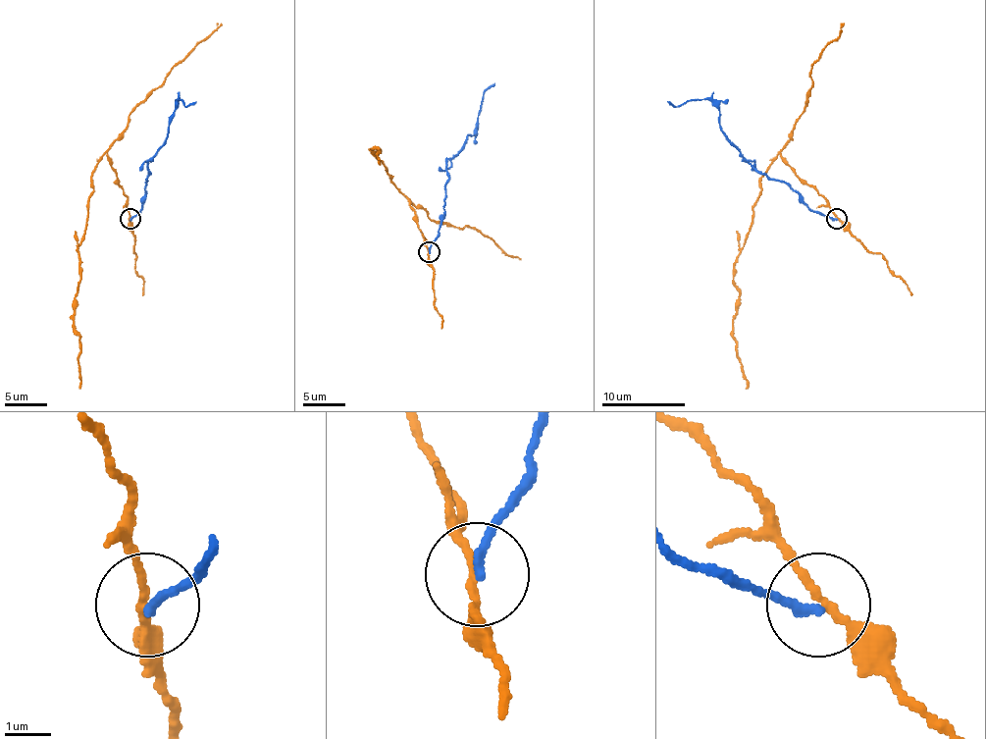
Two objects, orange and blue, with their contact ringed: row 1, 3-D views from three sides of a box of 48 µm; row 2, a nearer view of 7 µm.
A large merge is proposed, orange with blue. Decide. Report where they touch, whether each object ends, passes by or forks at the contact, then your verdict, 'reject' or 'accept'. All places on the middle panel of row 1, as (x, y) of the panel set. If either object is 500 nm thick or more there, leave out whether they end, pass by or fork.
at (429, 252); orange passes by; blue ends there; reject

